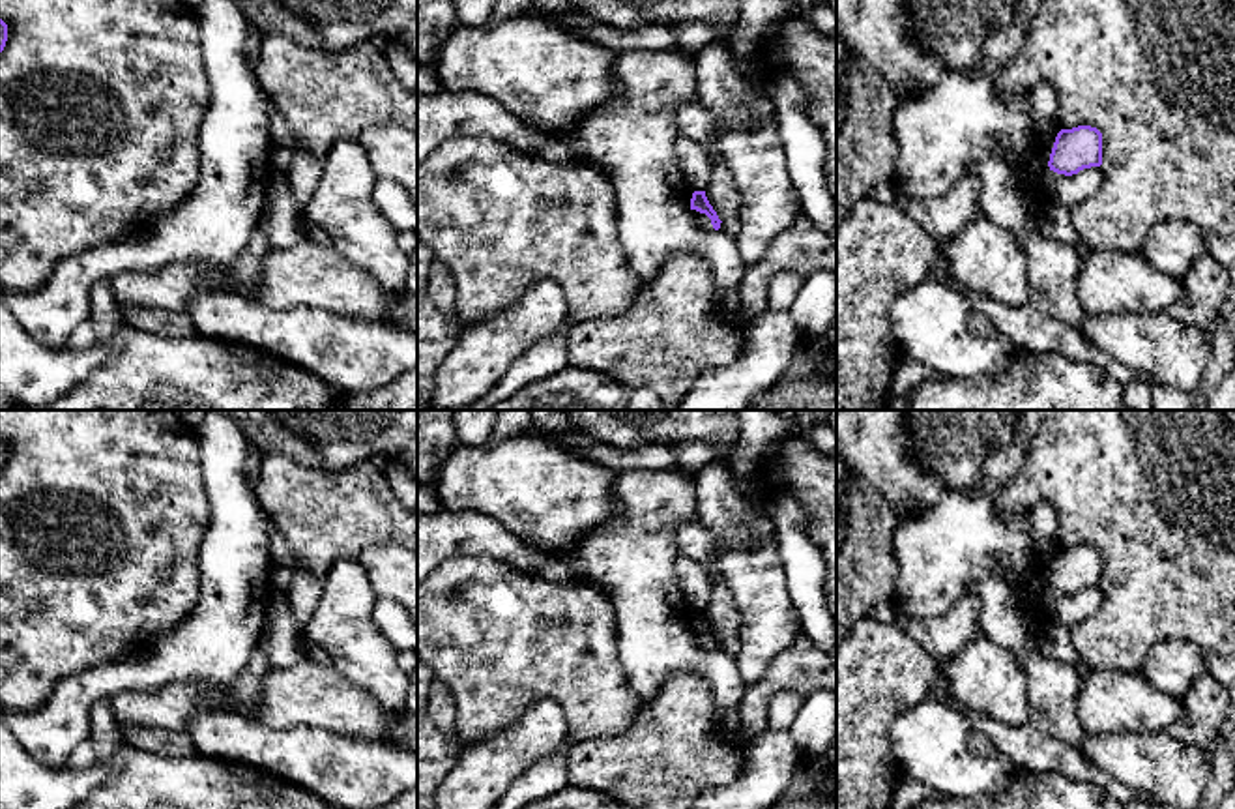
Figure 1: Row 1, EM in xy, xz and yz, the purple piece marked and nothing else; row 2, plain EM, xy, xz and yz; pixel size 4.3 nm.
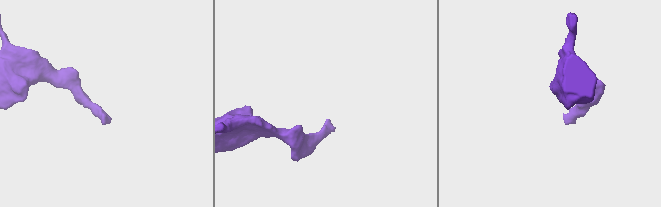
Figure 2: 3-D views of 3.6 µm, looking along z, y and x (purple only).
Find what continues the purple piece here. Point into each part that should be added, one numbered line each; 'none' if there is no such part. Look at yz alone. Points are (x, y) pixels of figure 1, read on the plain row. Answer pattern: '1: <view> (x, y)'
none

